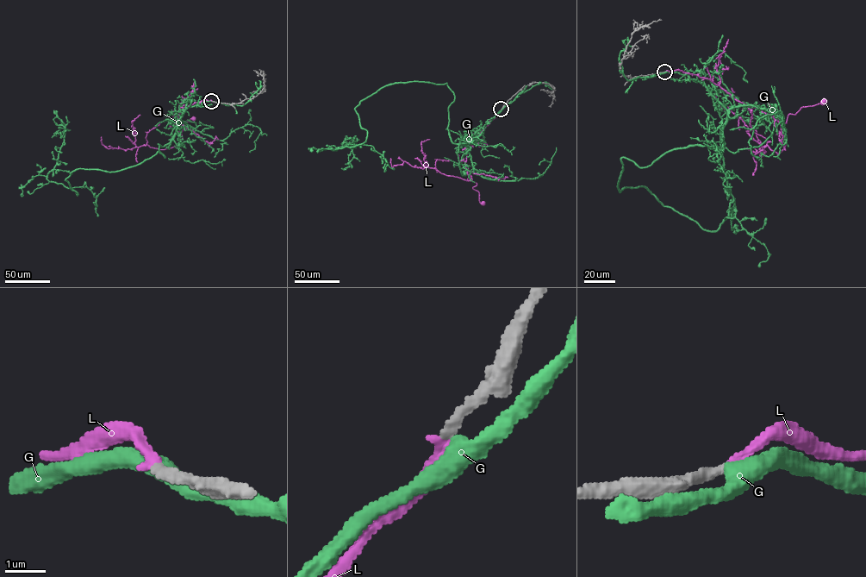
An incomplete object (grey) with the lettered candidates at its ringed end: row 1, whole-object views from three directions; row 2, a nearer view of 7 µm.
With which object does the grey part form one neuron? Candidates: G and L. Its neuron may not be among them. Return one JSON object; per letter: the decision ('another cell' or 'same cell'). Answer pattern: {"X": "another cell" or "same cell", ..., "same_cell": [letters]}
{"G": "another cell", "L": "same cell", "same_cell": ["L"]}

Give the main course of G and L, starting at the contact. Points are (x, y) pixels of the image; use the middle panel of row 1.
G: (501, 109), (475, 133), (468, 146), (458, 145), (456, 153), (461, 172), (464, 173)
L: (501, 109), (472, 141), (467, 150), (465, 166), (470, 175), (467, 179), (476, 184), (472, 188), (482, 203)

